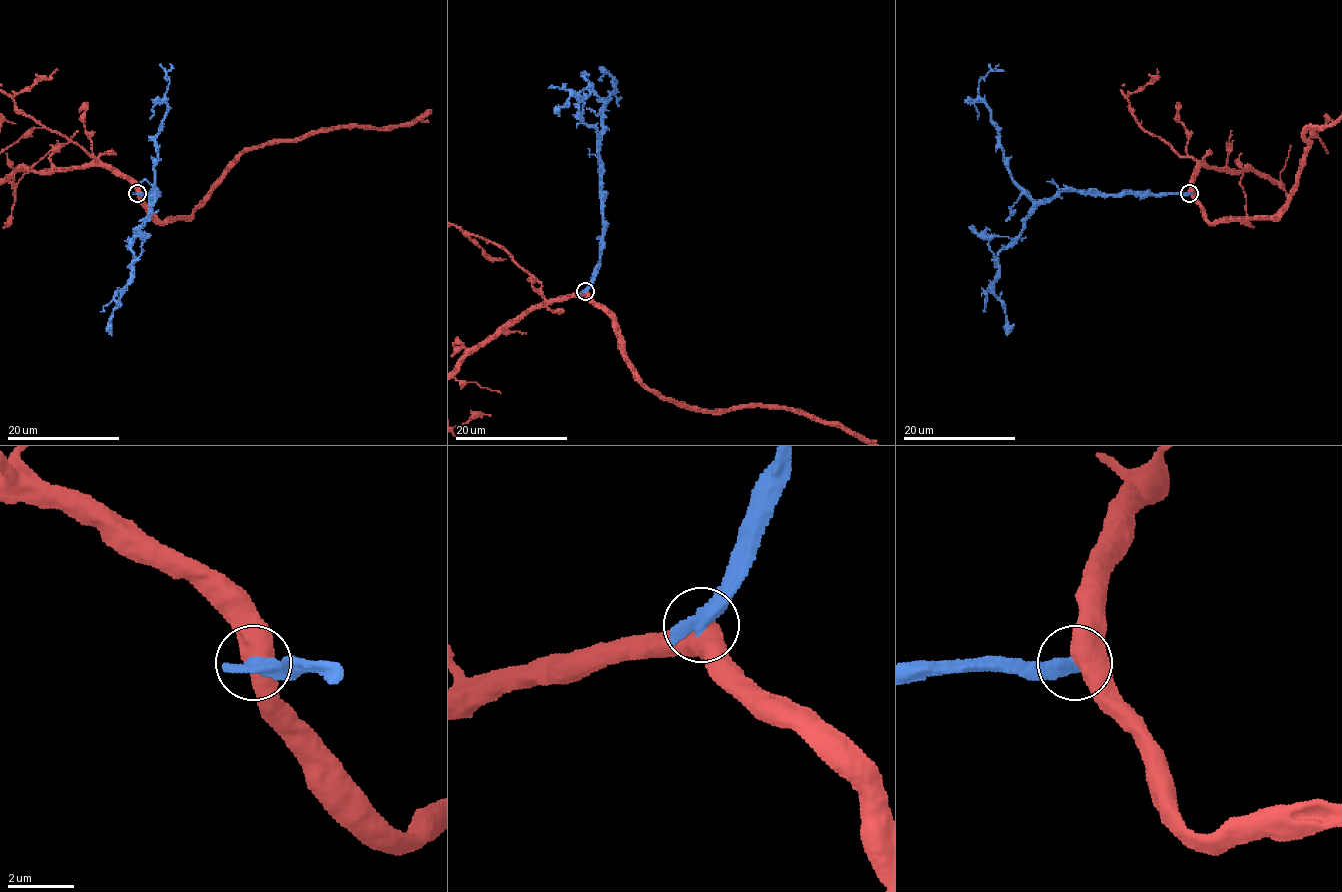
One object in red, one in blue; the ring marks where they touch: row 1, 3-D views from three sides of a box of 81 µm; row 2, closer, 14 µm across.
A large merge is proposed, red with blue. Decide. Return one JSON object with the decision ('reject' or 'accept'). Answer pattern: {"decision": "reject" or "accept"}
{"decision": "reject"}

